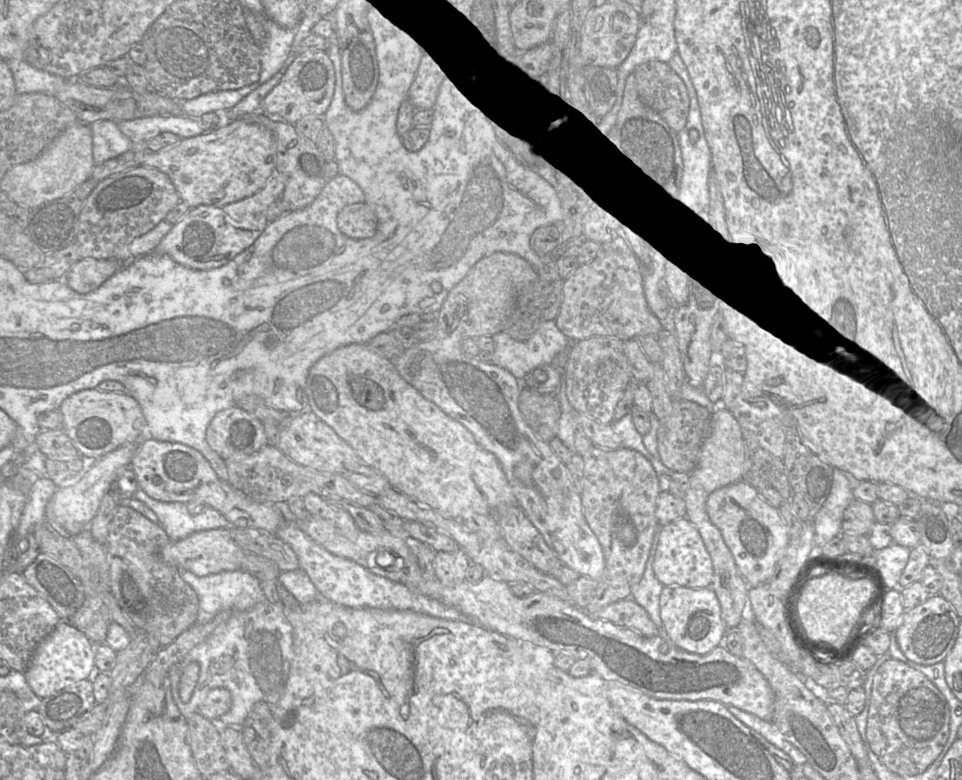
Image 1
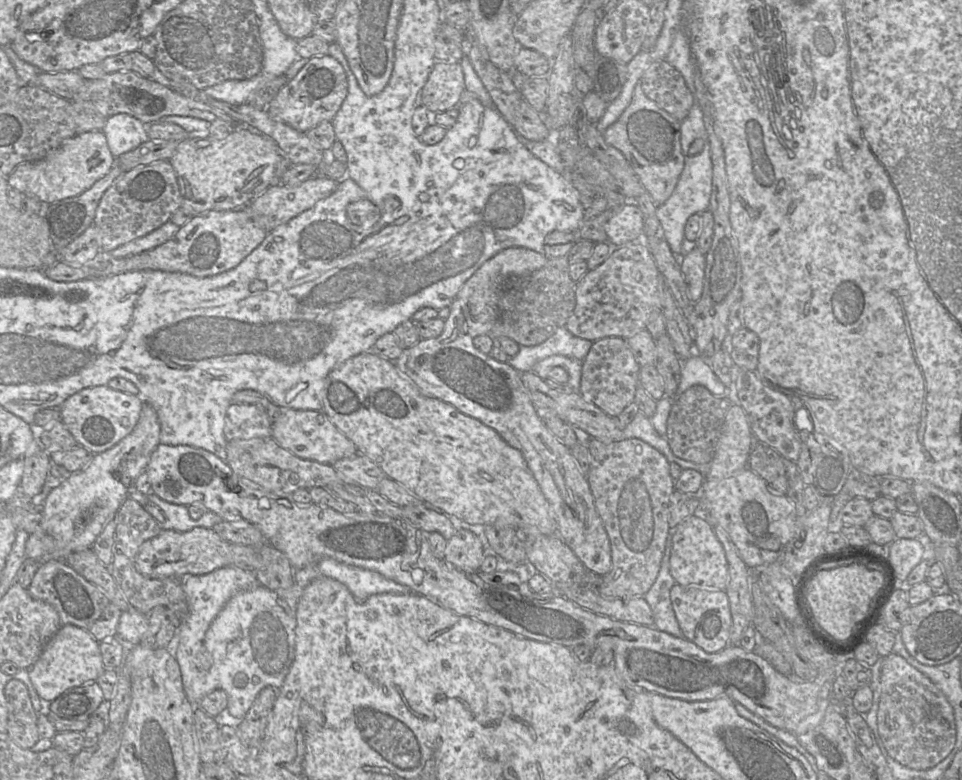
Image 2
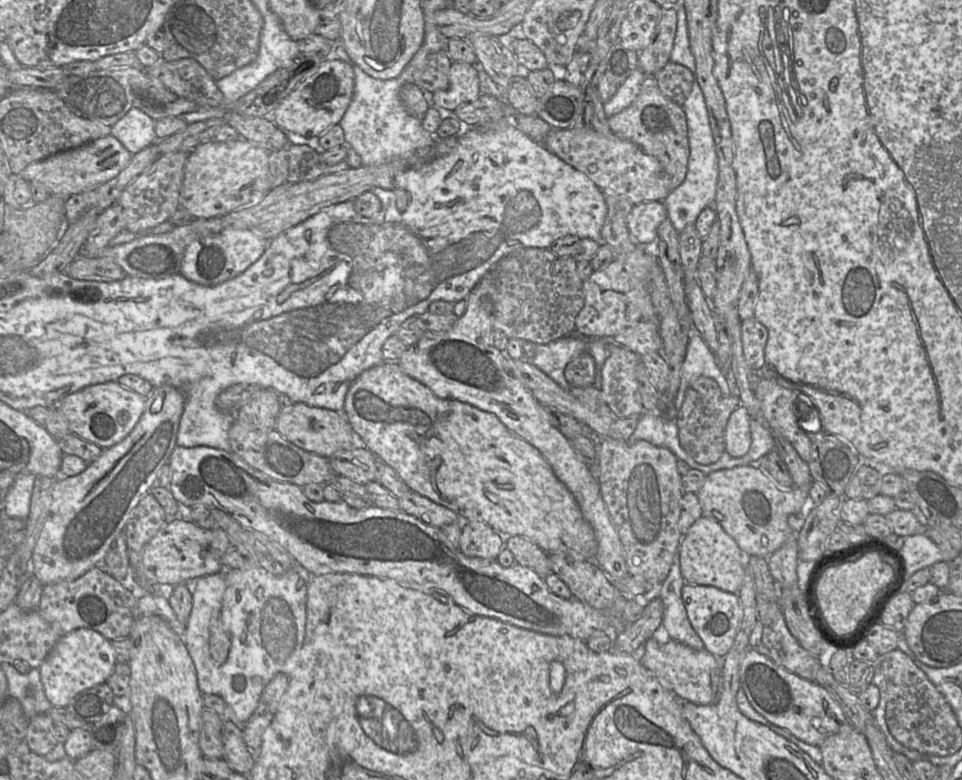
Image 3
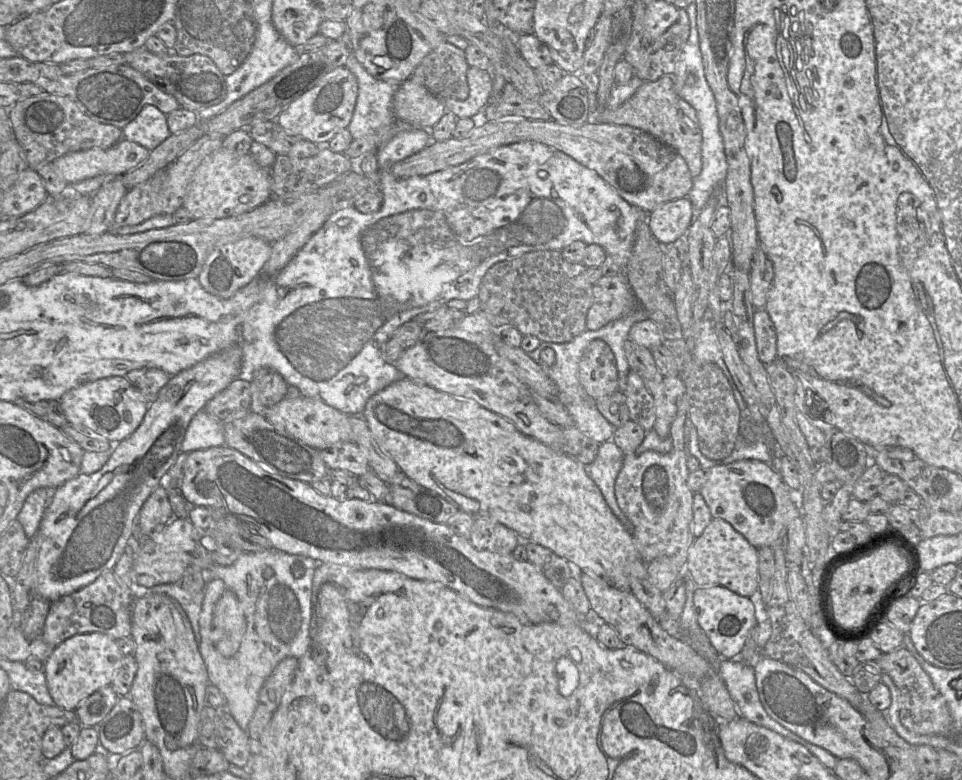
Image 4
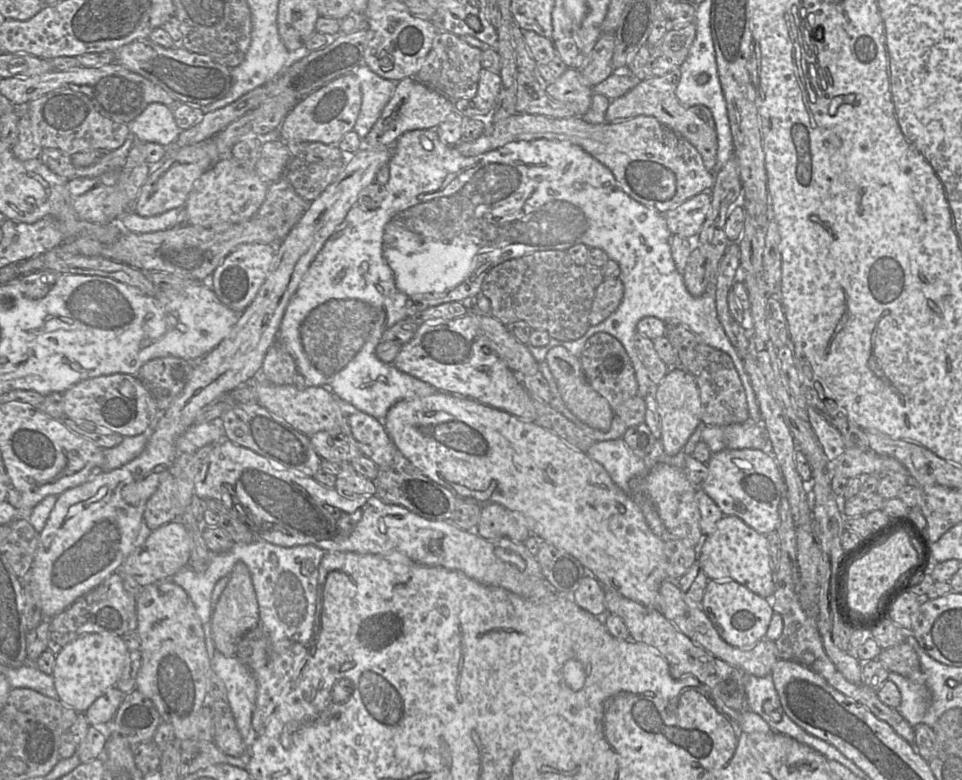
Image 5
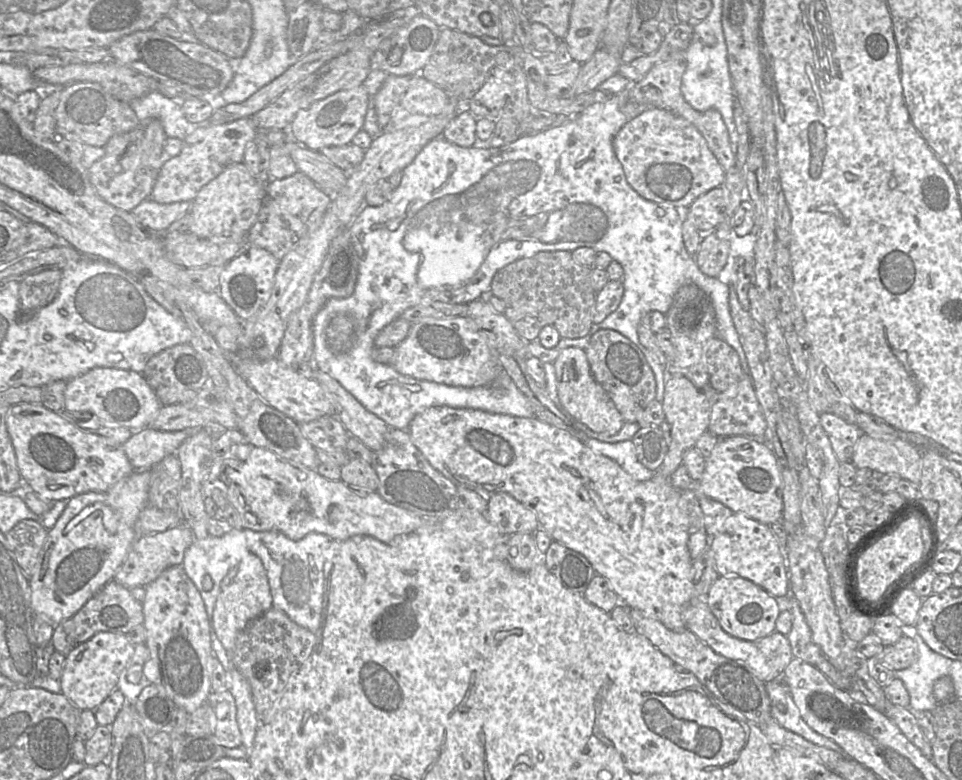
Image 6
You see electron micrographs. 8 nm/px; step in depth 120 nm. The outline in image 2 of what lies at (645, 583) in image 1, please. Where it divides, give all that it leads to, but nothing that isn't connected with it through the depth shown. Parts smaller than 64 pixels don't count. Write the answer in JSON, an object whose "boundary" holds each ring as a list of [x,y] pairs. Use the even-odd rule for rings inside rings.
{"boundary":[[[671,529],[666,541],[658,576],[651,588],[642,596],[651,608],[653,626],[675,637],[683,637],[672,607],[670,590],[676,584],[669,571],[669,559],[672,550]]]}

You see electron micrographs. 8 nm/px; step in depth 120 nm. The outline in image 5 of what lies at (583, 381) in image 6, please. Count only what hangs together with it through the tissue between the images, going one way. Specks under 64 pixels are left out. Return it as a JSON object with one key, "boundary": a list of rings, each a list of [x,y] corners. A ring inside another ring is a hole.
{"boundary":[[[562,346],[551,348],[545,358],[560,392],[565,406],[583,423],[591,428],[606,432],[611,427],[614,412],[608,402],[601,397],[587,381],[580,357],[573,356]]]}

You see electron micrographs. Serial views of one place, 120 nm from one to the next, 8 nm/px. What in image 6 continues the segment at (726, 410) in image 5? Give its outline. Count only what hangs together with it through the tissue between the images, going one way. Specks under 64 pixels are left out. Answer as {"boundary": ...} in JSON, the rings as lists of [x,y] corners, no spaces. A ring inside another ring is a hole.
{"boundary":[[[692,283],[678,290],[676,300],[665,314],[672,331],[672,355],[666,357],[671,375],[682,375],[702,390],[711,406],[708,431],[717,437],[747,436],[765,438],[767,423],[750,375],[742,369],[737,352],[716,331],[712,302]]]}

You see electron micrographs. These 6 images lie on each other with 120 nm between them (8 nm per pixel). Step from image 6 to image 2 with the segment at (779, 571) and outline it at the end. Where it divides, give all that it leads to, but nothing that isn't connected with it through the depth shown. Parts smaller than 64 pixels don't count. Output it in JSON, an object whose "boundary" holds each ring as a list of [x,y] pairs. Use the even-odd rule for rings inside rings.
{"boundary":[[[694,515],[687,517],[671,530],[671,542],[669,571],[676,584],[725,591],[728,582],[728,563],[725,551],[711,526],[704,519]]]}

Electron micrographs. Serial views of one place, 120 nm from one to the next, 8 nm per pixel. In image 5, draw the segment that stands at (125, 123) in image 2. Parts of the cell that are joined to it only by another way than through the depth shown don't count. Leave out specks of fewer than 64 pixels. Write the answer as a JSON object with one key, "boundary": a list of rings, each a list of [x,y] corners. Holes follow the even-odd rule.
{"boundary":[[[151,103],[134,120],[128,123],[130,134],[137,142],[172,146],[181,130],[177,126],[173,110],[161,103]]]}

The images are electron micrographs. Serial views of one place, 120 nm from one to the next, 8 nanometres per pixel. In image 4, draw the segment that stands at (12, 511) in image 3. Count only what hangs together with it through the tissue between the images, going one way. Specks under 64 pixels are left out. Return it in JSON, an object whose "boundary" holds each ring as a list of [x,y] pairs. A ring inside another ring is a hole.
{"boundary":[[[38,488],[25,499],[17,520],[22,524],[29,539],[38,532],[44,512],[54,492],[55,488]]]}

